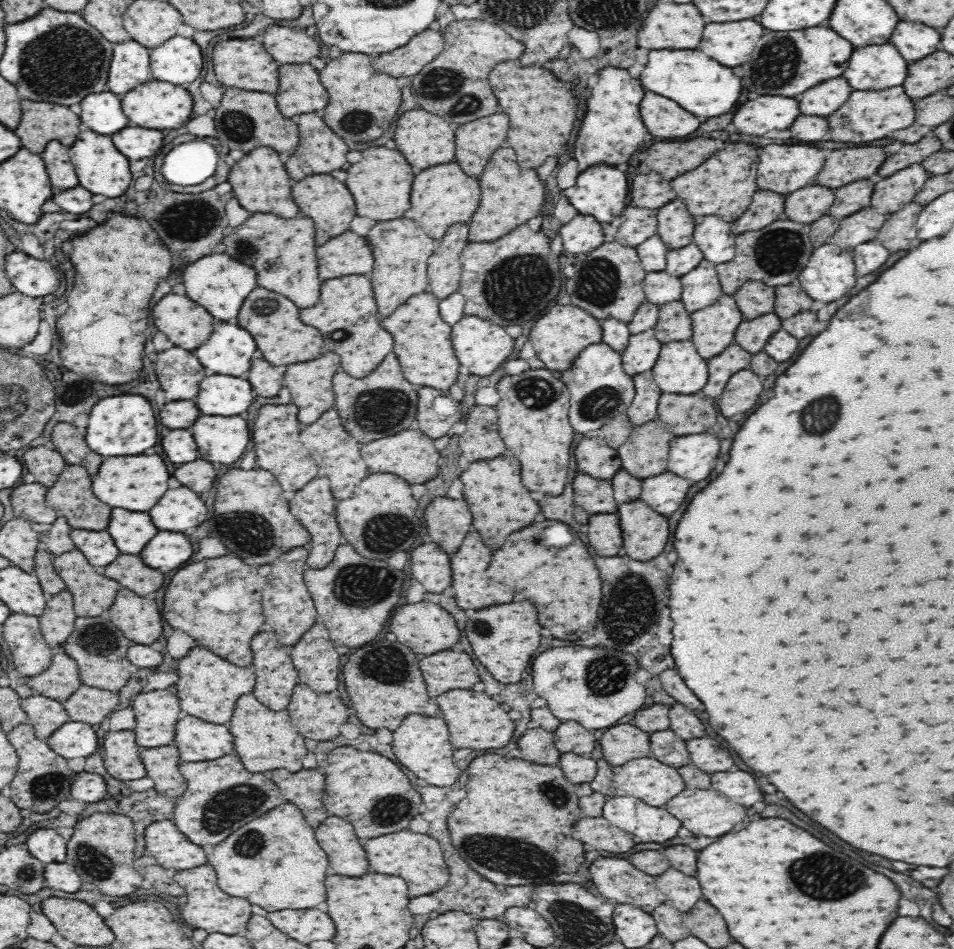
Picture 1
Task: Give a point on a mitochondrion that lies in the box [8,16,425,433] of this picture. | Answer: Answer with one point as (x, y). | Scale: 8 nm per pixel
(65, 61)

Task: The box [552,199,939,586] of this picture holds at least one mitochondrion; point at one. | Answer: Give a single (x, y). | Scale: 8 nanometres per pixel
(778, 252)

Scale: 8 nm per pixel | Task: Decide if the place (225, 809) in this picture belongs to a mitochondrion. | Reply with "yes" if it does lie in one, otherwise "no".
yes

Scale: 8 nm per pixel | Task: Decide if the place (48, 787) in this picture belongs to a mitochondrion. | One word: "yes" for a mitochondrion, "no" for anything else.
yes

